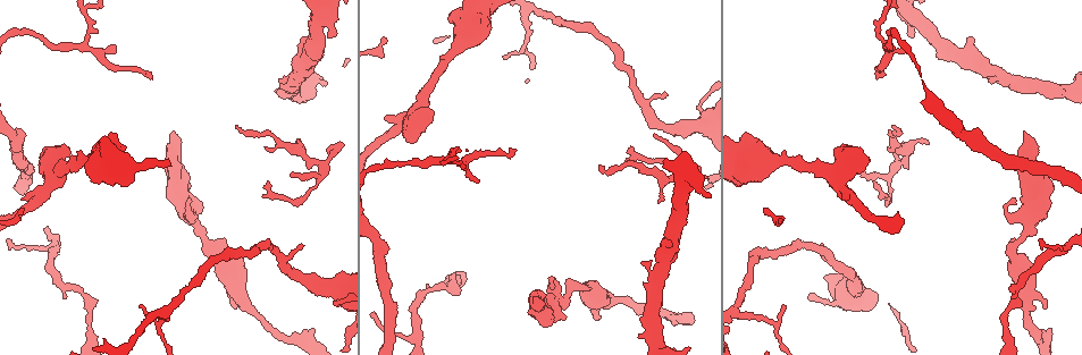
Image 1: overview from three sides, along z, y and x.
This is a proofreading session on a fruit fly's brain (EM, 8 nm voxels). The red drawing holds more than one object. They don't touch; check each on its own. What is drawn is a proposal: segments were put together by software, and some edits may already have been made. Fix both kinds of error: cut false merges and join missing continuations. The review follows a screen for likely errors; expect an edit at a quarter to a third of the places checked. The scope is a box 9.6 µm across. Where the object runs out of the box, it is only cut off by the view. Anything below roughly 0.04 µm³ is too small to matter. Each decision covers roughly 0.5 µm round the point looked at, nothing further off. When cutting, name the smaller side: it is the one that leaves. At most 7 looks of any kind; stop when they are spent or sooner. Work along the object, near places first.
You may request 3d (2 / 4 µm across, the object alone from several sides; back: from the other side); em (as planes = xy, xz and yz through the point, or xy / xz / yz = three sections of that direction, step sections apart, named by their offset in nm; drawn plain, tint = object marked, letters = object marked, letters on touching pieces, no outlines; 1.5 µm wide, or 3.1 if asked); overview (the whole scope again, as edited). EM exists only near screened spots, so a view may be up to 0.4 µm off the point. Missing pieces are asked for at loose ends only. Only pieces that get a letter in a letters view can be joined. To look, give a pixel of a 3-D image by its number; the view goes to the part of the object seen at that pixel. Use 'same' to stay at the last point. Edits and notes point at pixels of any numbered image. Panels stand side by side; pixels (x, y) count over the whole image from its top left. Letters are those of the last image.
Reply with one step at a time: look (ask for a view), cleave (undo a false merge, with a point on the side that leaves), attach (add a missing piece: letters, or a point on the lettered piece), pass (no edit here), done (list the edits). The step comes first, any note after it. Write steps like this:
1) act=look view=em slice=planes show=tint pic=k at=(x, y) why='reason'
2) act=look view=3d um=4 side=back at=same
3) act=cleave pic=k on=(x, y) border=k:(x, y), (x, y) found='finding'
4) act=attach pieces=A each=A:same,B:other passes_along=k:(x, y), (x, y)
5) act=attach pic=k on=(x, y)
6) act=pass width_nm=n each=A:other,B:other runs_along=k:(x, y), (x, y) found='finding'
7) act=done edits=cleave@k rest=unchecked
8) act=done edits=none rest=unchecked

act=look view=3d um=4 pic=1 at=(1049, 329) why='an open end'

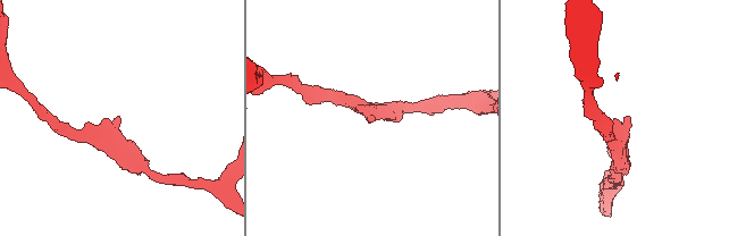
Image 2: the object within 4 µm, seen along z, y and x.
act=look view=em slice=planes show=plain pic=2 at=(119, 117)

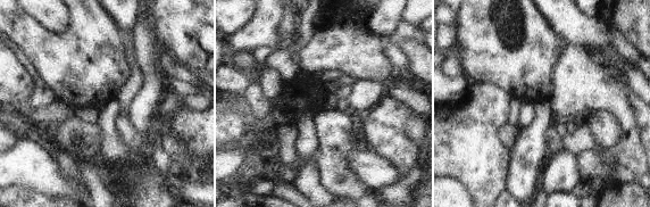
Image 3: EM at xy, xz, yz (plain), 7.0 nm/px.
act=look view=em slice=planes show=letters at=same why='what lies round it'

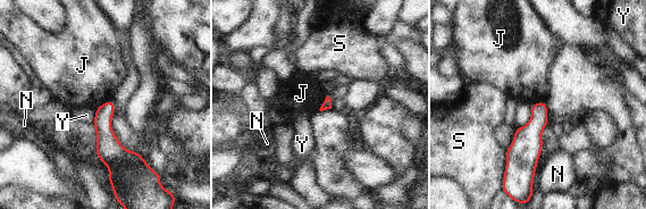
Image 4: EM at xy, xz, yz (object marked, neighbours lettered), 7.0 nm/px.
act=pass each=J:other,N:other,S:other,Y:other runs_along=4:(110, 102), (105, 136), (117, 170) found='no lettered piece goes on from it'

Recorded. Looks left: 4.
act=look view=3d um=2 pic=1 at=(237, 125) why='tapers out'

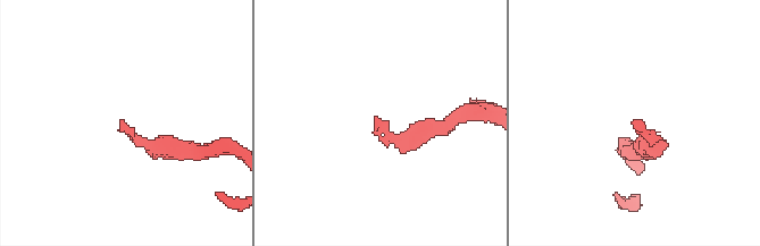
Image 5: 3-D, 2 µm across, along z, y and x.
act=look view=em slice=xz step=4 show=letters pic=5 at=(119, 119) why='now the EM'

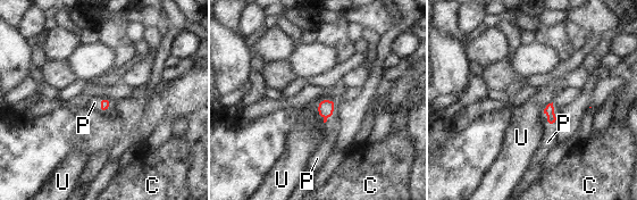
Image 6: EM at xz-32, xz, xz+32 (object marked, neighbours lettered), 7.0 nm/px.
act=attach pieces=P each=C:other,P:same,U:other passes_along=6:(325, 107), (333, 114), (332, 125) found='the neuron continues'

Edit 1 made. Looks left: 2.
act=look view=em slice=planes show=tint pic=1 at=(186, 207) why='free end'

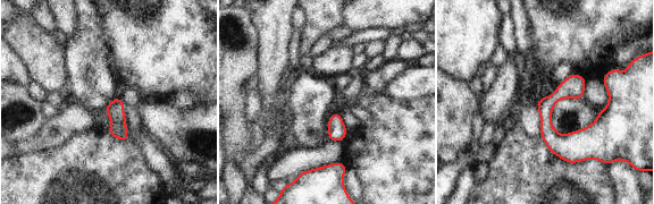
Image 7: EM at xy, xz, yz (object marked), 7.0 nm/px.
act=look view=em slice=planes show=letters at=same

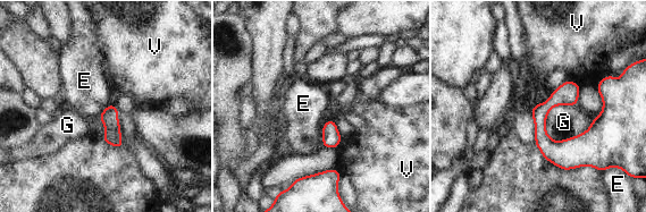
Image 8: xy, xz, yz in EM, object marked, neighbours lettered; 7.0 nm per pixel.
act=pass each=E:other,G:other,V:other border=8:(112, 102), (98, 117) found='none of them fits'

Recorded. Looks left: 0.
act=done edits=attach@6 rest=unchecked

